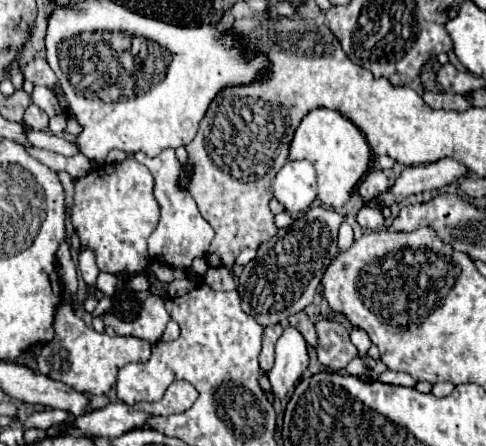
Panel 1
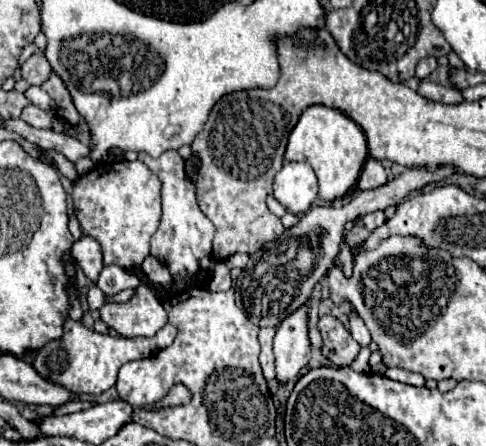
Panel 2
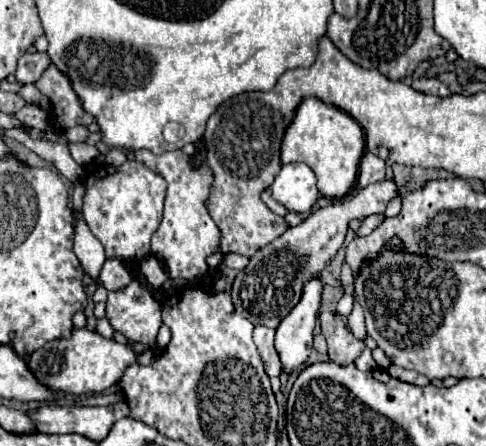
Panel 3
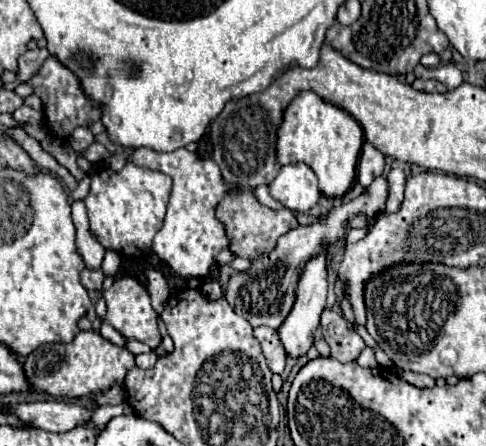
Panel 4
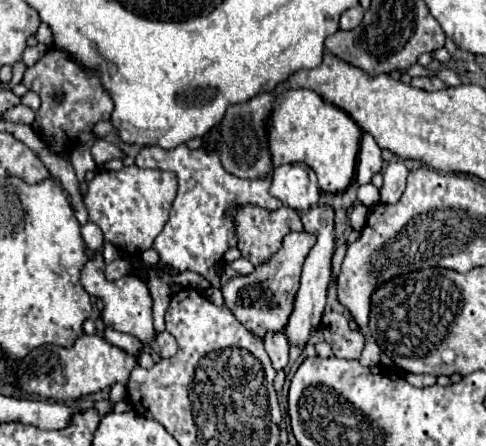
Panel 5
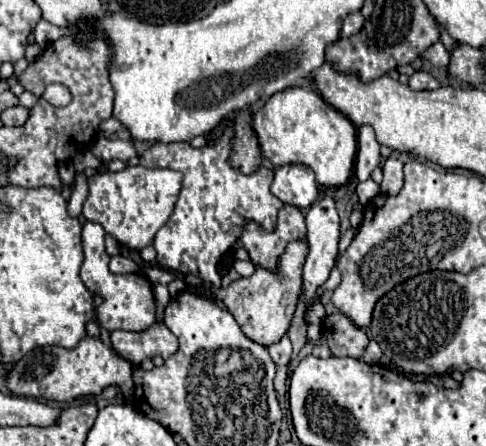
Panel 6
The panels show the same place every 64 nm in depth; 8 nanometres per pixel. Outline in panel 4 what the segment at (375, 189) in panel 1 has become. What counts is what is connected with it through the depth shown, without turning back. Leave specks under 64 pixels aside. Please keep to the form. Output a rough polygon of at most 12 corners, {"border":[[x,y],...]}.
{"border":[[364,142],[358,182],[368,188],[384,172],[384,156]]}

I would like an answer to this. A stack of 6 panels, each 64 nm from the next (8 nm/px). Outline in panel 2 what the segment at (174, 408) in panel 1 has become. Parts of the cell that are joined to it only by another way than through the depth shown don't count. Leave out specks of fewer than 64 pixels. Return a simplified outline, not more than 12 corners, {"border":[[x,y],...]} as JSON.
{"border":[[176,384],[168,396],[158,404],[147,405],[146,410],[162,406],[176,406],[190,402],[190,392]]}

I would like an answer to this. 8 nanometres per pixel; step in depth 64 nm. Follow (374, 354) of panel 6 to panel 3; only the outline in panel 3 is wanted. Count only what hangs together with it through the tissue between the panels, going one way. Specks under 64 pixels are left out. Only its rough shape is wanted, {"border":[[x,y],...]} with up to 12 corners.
{"border":[[364,348],[356,358],[360,370],[374,370],[376,362],[370,354],[370,348]]}

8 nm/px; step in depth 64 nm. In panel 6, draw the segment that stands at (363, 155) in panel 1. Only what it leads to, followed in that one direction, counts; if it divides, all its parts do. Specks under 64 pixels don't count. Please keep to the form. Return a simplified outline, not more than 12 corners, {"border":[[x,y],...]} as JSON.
{"border":[[312,86],[274,94],[252,118],[278,168],[344,186],[354,124]]}

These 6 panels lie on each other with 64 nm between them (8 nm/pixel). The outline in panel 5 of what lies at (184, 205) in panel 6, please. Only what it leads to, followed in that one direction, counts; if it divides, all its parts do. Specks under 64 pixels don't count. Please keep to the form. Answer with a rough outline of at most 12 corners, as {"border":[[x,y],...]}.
{"border":[[148,146],[136,166],[178,174],[153,248],[159,263],[214,272],[238,238],[228,208],[278,210],[272,176],[228,174],[218,152]]}

